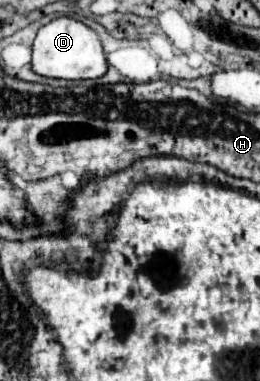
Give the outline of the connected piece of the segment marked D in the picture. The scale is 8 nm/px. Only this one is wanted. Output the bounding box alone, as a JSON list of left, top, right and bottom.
[31,17,109,79]

